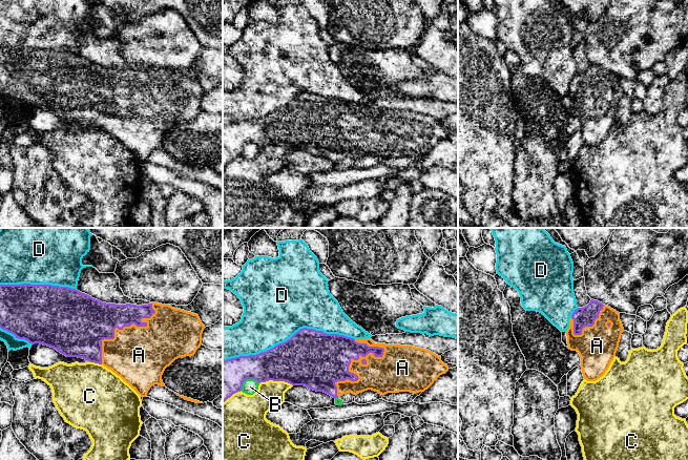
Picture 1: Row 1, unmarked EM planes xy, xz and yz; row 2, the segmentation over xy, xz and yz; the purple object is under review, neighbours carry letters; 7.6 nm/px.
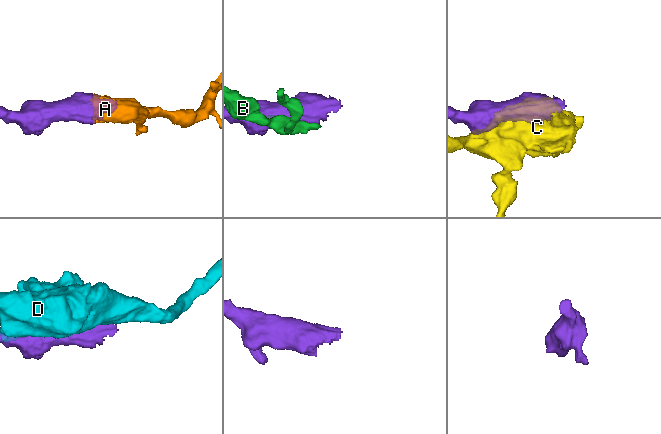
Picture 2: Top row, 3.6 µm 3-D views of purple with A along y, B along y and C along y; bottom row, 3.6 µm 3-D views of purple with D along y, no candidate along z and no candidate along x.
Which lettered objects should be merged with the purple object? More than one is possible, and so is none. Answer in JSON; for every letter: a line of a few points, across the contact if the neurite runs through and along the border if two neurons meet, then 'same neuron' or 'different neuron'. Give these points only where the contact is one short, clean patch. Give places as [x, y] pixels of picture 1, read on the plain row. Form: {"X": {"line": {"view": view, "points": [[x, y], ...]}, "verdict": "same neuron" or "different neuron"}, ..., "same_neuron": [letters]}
{"A": {"verdict": "same neuron"}, "B": {"verdict": "different neuron"}, "C": {"verdict": "different neuron"}, "D": {"verdict": "different neuron"}, "same_neuron": ["A"]}

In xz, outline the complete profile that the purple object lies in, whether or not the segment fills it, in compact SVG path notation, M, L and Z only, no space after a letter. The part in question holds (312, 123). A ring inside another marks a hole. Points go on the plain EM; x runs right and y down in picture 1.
M304 92L266 117L223 125L223 168L242 155L246 144L254 144L259 148L273 145L305 150L336 164L347 158L357 160L368 154L381 160L424 156L447 135L449 131L441 126L440 121L425 113L375 108L371 103L354 104Z

